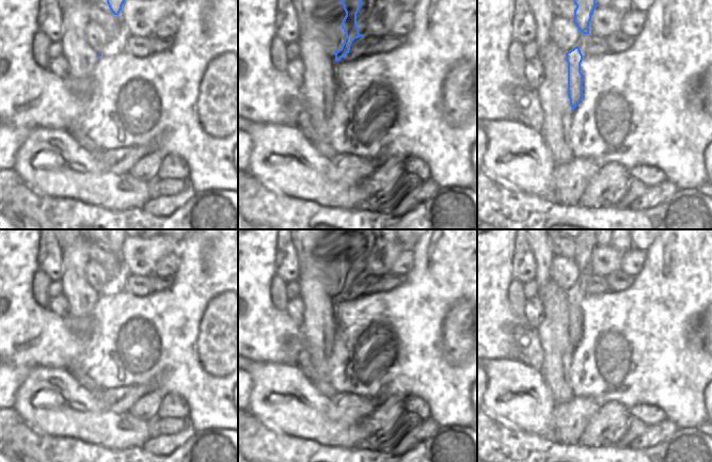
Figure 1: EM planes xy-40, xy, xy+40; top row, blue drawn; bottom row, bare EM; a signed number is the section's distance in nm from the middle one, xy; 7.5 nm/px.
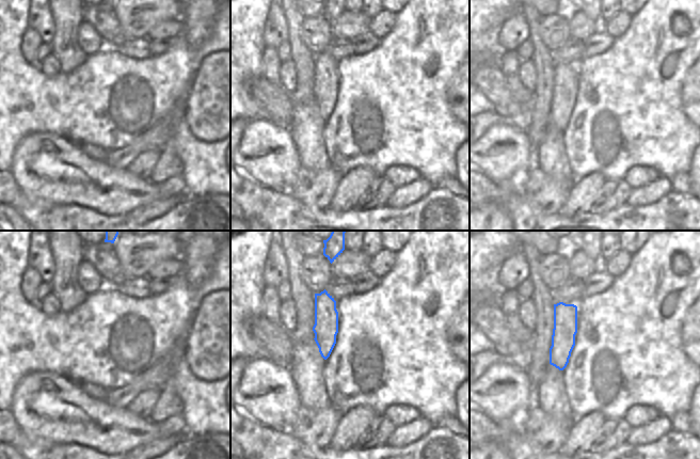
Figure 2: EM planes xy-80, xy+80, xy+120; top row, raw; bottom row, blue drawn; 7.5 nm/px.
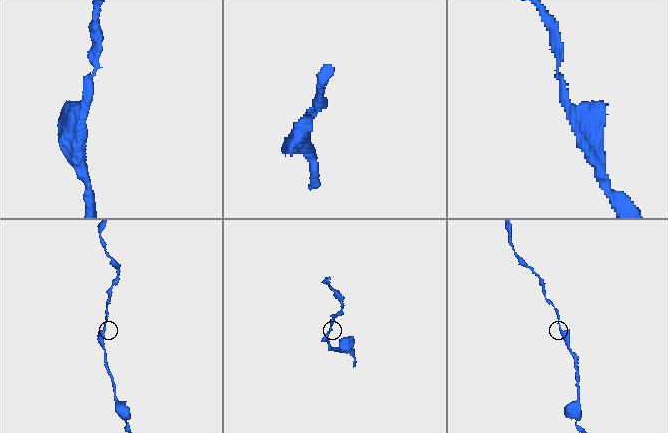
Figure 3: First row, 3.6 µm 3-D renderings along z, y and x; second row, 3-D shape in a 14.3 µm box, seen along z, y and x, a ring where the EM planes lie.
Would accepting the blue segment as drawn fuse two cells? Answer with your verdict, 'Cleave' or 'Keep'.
Keep

